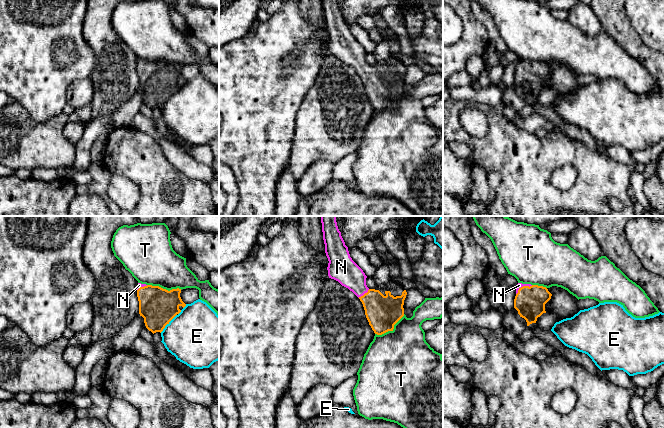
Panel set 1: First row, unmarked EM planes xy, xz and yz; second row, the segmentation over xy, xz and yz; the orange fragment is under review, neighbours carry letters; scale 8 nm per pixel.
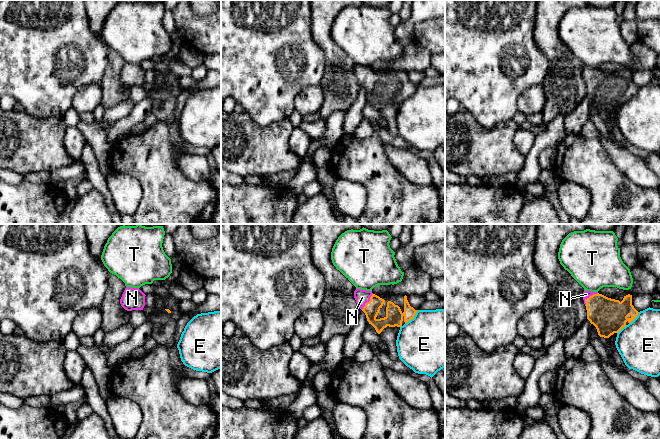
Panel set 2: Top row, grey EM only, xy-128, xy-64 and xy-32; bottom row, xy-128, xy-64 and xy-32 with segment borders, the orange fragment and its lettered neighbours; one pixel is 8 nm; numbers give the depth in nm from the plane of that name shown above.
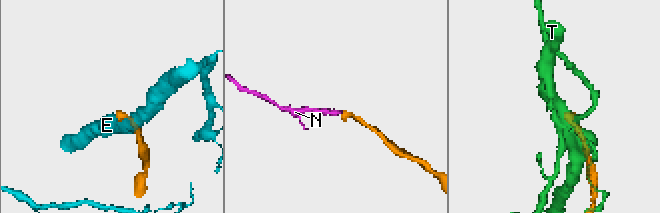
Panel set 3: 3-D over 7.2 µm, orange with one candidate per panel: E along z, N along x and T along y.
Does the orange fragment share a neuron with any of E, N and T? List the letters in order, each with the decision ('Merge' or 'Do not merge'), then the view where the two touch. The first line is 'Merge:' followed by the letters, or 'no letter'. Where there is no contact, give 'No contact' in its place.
Merge: N
E: Do not merge. Touches orange in xy
N: Merge. Touches orange in yz
T: Do not merge. Touches orange in xy

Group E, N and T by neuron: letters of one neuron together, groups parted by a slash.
E / N / T

